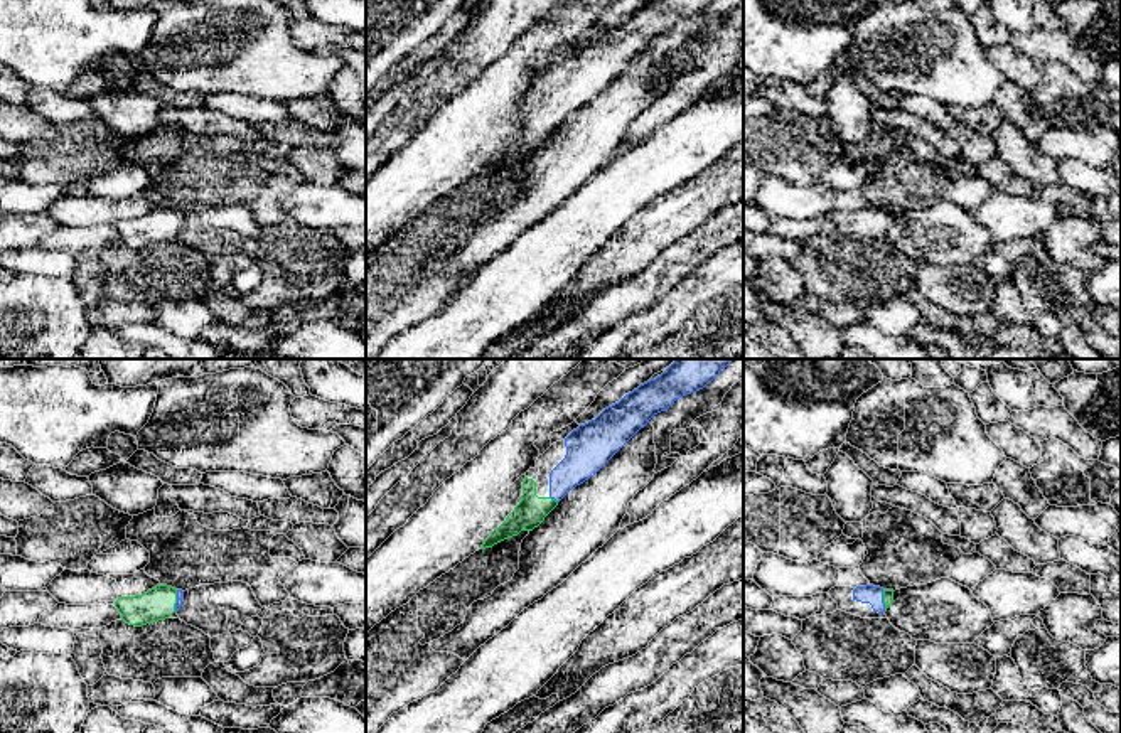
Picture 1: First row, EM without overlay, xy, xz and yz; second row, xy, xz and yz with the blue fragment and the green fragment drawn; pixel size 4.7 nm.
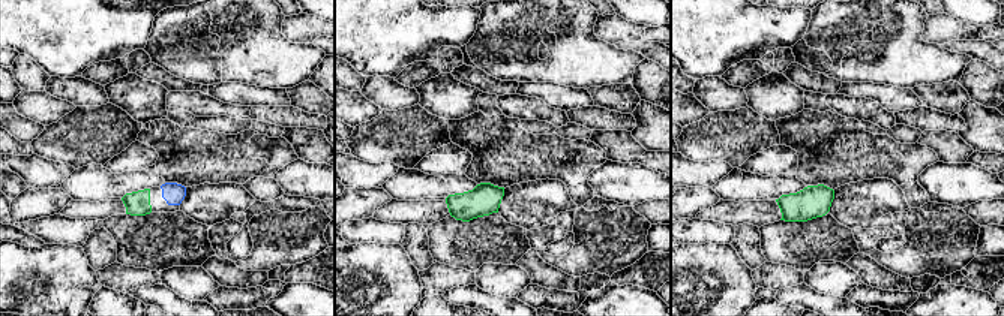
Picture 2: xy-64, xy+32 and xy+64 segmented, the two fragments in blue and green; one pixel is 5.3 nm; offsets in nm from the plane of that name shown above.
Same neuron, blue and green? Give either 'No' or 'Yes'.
Yes

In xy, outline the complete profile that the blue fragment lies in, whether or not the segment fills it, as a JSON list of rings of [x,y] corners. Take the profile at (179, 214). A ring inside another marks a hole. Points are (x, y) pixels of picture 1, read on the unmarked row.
[[[157,207],[143,217],[121,219],[115,229],[121,243],[142,249],[152,244],[165,243],[182,227],[184,214],[167,207]]]

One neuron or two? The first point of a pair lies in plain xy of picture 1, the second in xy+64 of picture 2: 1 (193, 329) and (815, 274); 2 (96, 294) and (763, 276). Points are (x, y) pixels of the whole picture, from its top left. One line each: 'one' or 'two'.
1: one
2: two

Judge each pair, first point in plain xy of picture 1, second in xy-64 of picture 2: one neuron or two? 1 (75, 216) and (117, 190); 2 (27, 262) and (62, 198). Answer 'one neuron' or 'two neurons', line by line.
1: one neuron
2: two neurons

